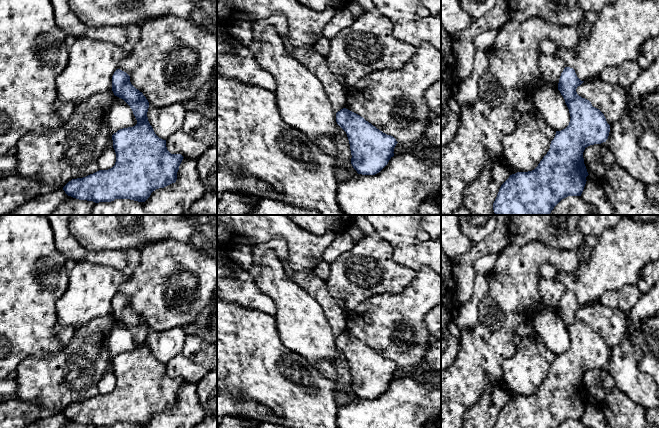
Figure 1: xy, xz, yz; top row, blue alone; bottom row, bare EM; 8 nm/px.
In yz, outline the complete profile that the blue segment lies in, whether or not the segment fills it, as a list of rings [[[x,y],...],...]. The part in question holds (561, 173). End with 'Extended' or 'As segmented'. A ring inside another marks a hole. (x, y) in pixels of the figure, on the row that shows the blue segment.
[[[564,68],[558,90],[569,109],[569,125],[561,131],[556,131],[549,151],[534,170],[512,174],[501,185],[493,203],[495,215],[549,215],[562,199],[581,196],[586,177],[589,175],[584,164],[583,152],[590,145],[606,142],[610,132],[610,125],[604,114],[593,107],[589,100],[577,94],[576,89],[583,82],[573,68]]]. As segmented

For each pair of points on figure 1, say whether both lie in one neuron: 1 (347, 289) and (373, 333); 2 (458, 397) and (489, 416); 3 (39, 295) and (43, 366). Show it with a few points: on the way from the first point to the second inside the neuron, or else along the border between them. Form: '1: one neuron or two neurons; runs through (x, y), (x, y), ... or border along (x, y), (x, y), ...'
1: two neurons; border along (378, 295), (368, 297), (347, 313)
2: two neurons; border along (485, 386), (482, 395), (462, 417)
3: two neurons; border along (63, 347), (40, 357), (25, 357), (19, 363)

